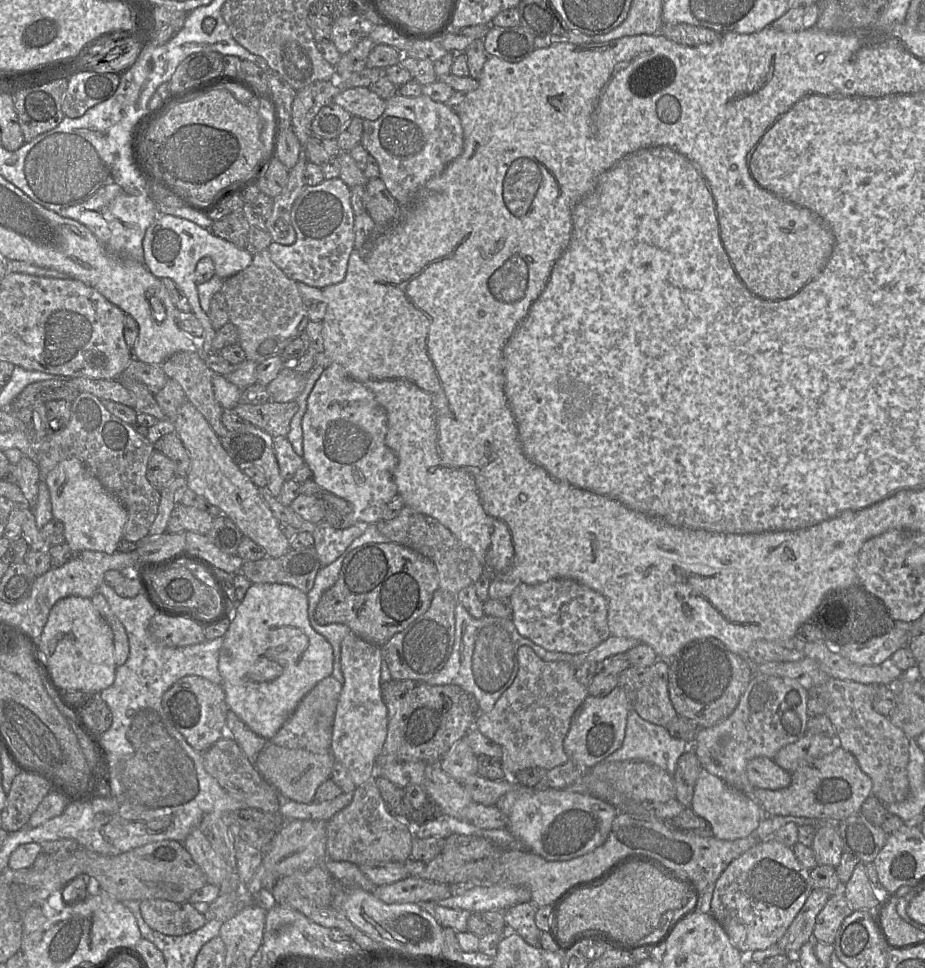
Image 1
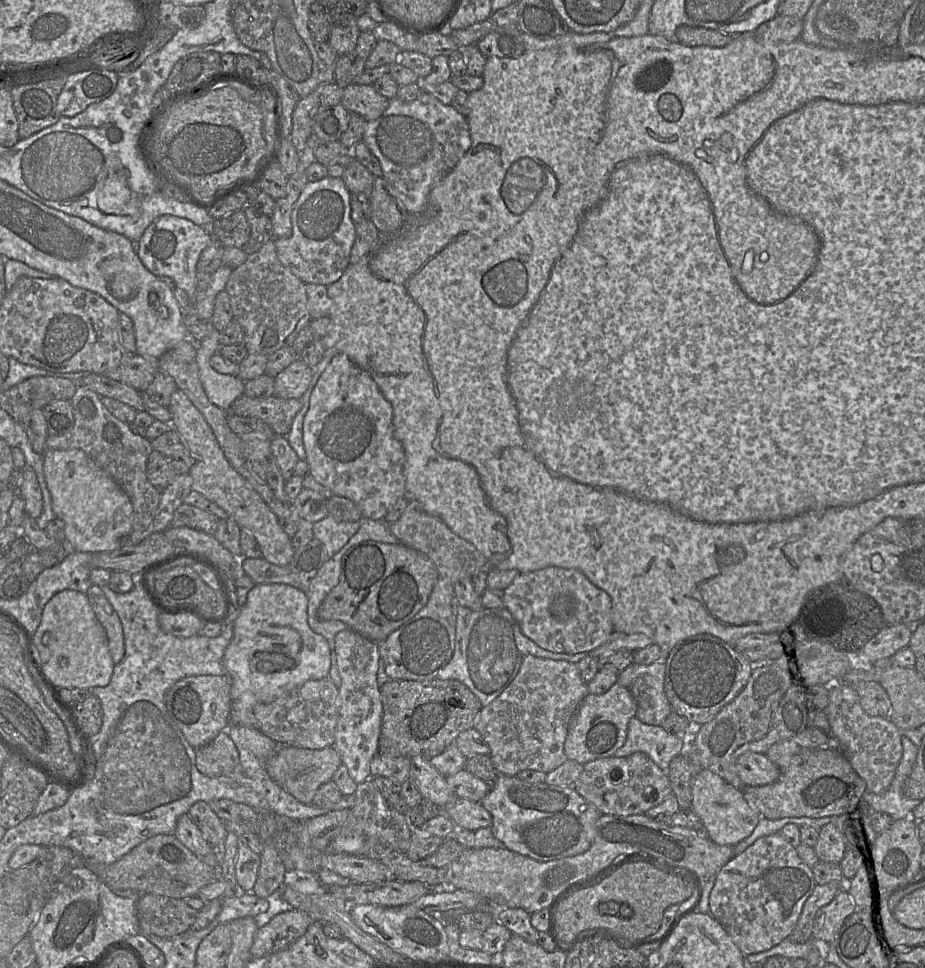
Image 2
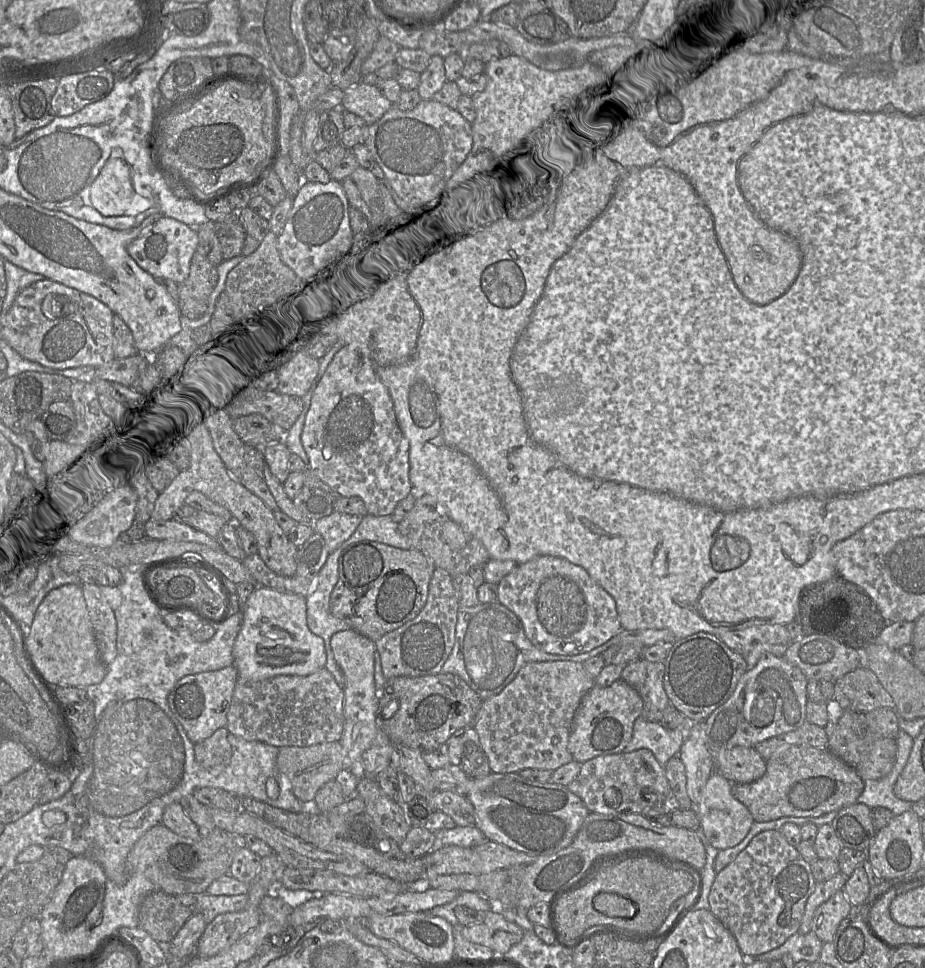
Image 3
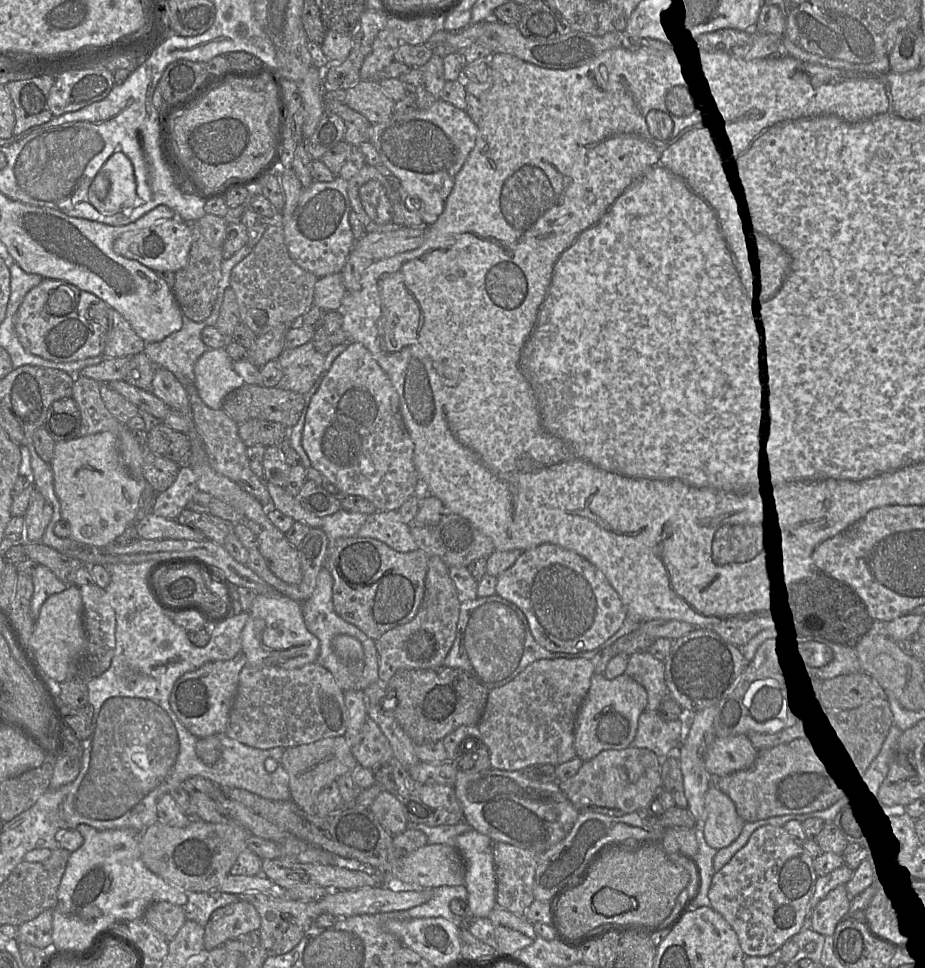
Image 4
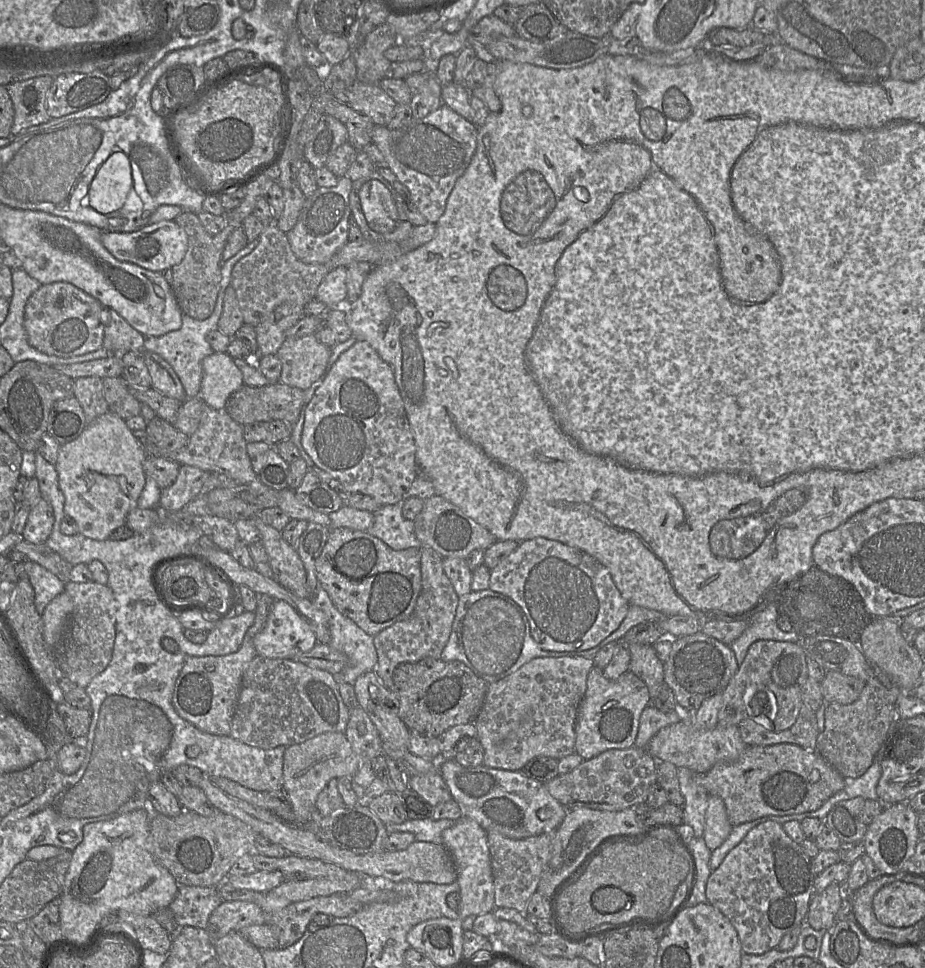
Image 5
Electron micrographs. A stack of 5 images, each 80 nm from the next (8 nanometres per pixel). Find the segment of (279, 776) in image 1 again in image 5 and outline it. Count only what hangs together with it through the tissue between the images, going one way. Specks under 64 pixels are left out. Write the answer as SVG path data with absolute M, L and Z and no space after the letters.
M326 732L304 742L288 746L283 756L283 787L289 796L296 824L323 817L316 810L318 794L333 778L352 778L362 764L344 732Z

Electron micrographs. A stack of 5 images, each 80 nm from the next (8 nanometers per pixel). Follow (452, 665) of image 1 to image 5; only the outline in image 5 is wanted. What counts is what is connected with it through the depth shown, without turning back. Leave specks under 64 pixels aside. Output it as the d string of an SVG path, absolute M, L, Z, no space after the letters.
M488 588L472 590L459 597L449 640L440 659L461 661L490 684L516 672L534 658L584 657L593 660L595 655L595 651L587 650L573 653L541 649L531 636L529 621L522 608L510 597Z

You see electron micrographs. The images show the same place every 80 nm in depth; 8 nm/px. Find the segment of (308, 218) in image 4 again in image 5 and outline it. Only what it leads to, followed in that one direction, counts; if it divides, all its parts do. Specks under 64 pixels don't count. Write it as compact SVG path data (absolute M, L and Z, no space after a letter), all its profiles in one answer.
M340 177L333 187L318 187L310 196L306 197L302 210L295 226L286 233L290 247L295 256L303 263L327 262L346 242L348 242L349 217L351 207L349 202L353 181L346 177Z

